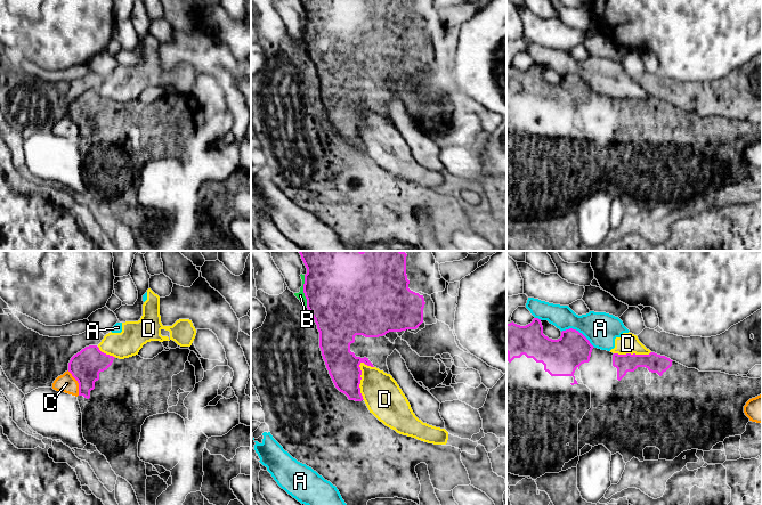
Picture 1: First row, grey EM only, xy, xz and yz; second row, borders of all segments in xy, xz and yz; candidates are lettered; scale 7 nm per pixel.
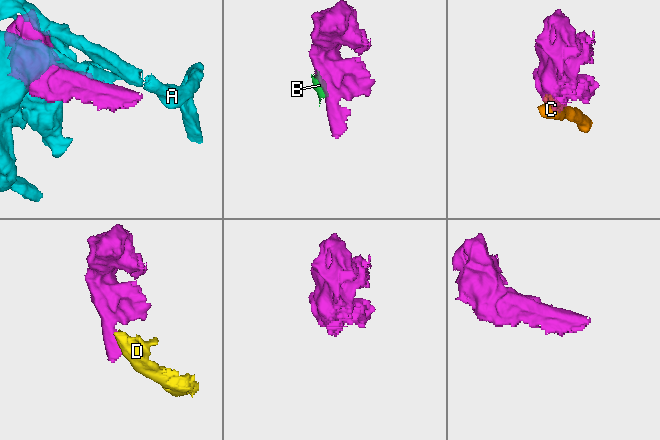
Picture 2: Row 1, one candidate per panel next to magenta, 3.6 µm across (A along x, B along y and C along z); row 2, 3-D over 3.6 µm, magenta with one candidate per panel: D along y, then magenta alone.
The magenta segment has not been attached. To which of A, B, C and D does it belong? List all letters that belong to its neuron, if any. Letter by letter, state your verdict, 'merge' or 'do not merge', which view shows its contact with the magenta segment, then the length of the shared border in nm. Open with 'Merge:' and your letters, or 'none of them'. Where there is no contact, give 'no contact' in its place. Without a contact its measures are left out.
Merge: none of them
A: do not merge | yz | 260 nm
B: do not merge | xz | 220 nm
C: do not merge | xy | 190 nm
D: do not merge | xz | 280 nm

